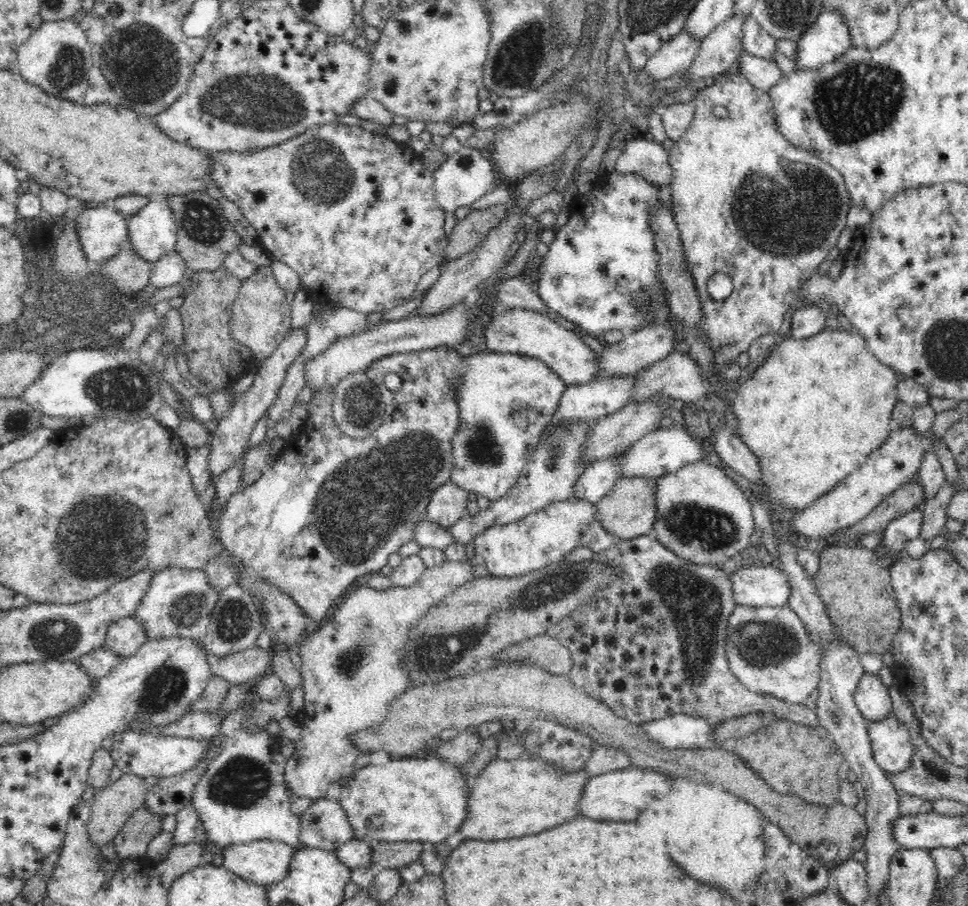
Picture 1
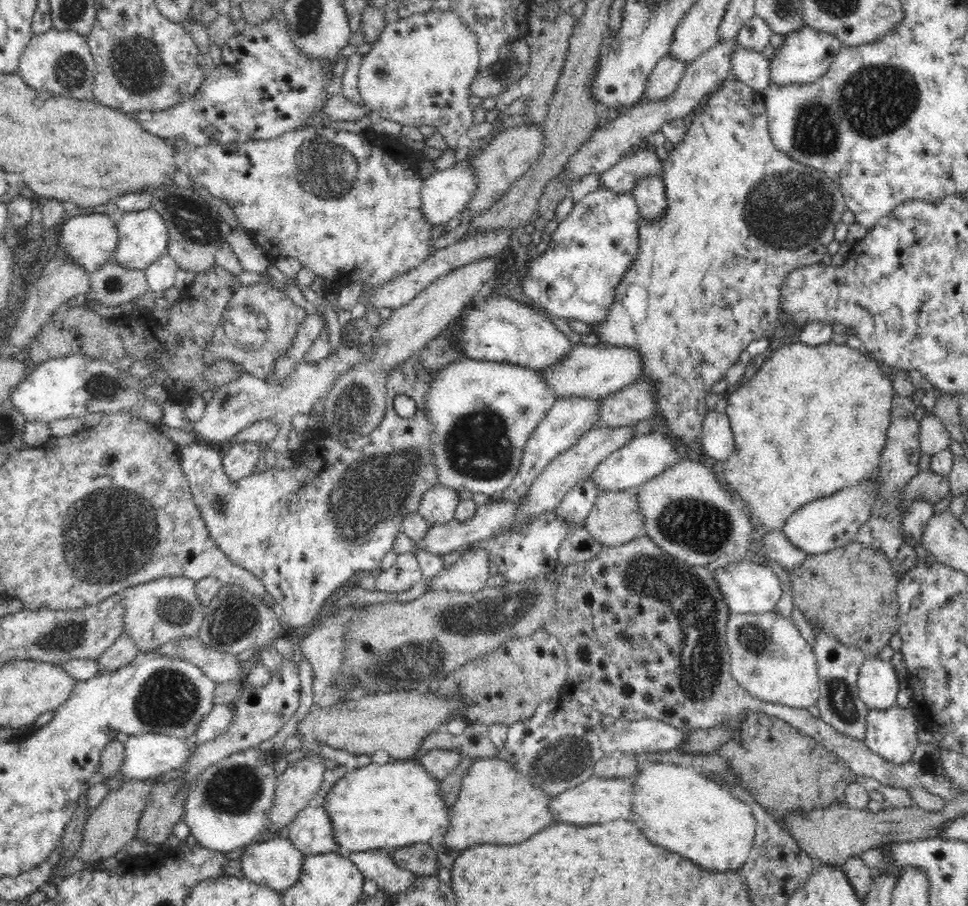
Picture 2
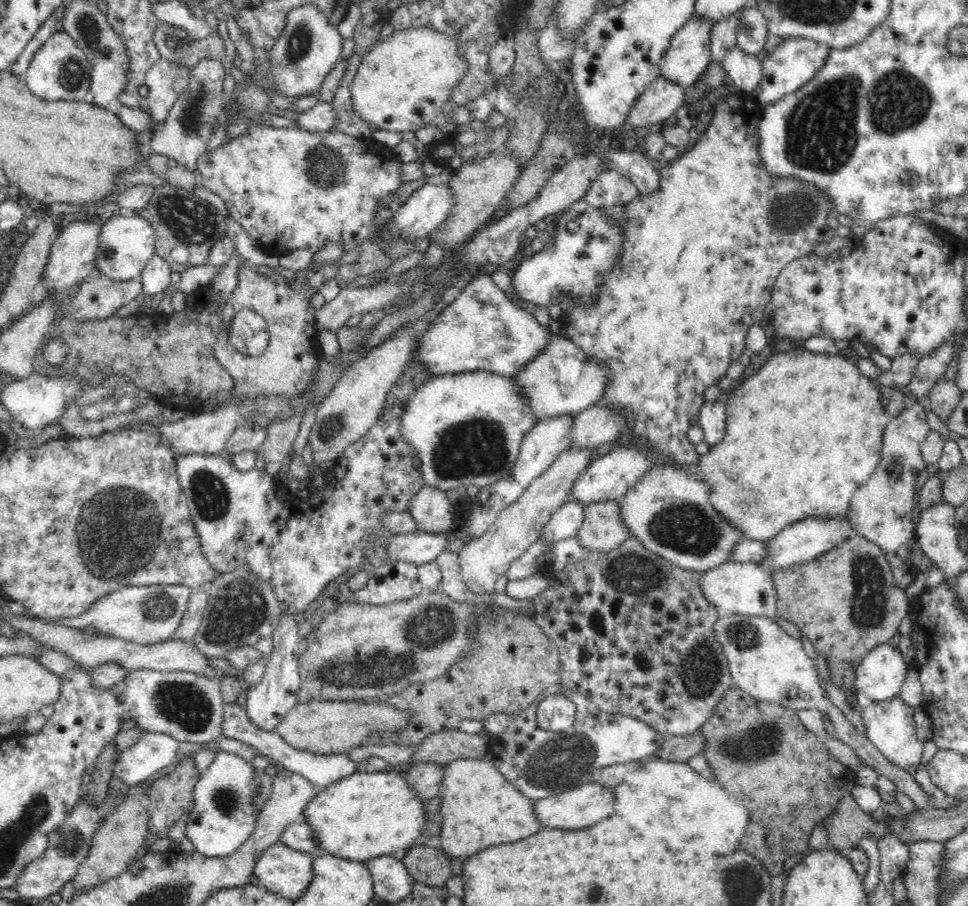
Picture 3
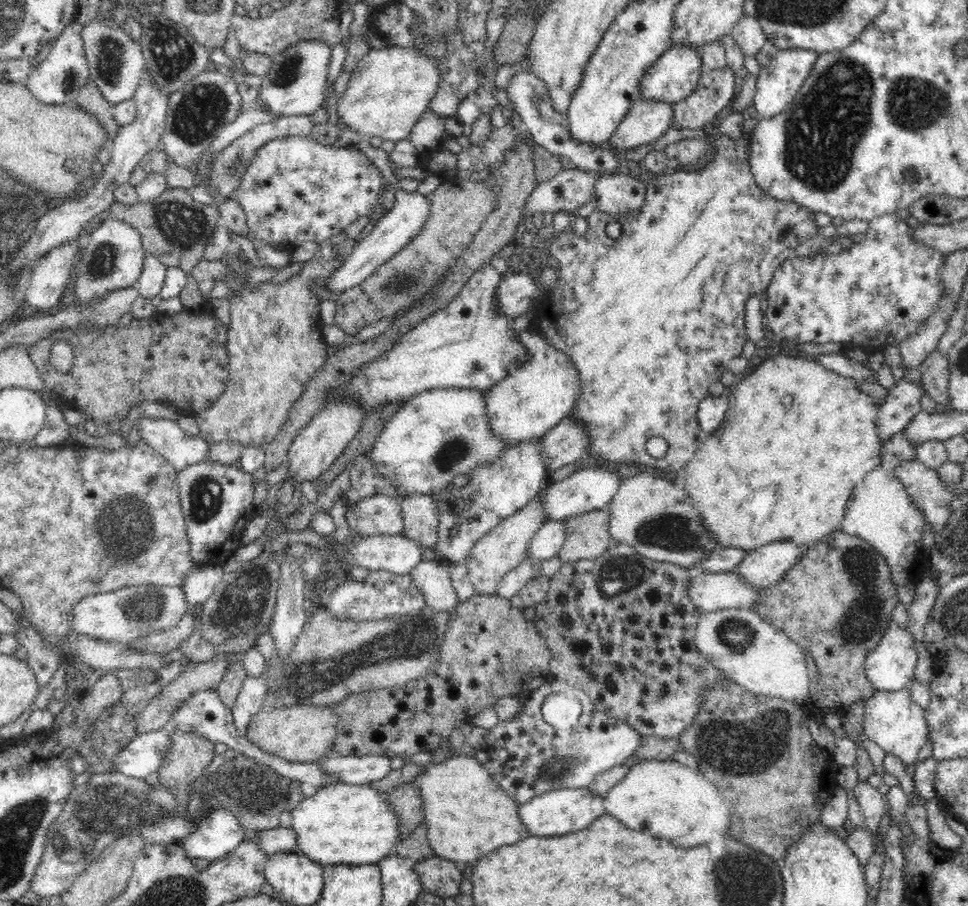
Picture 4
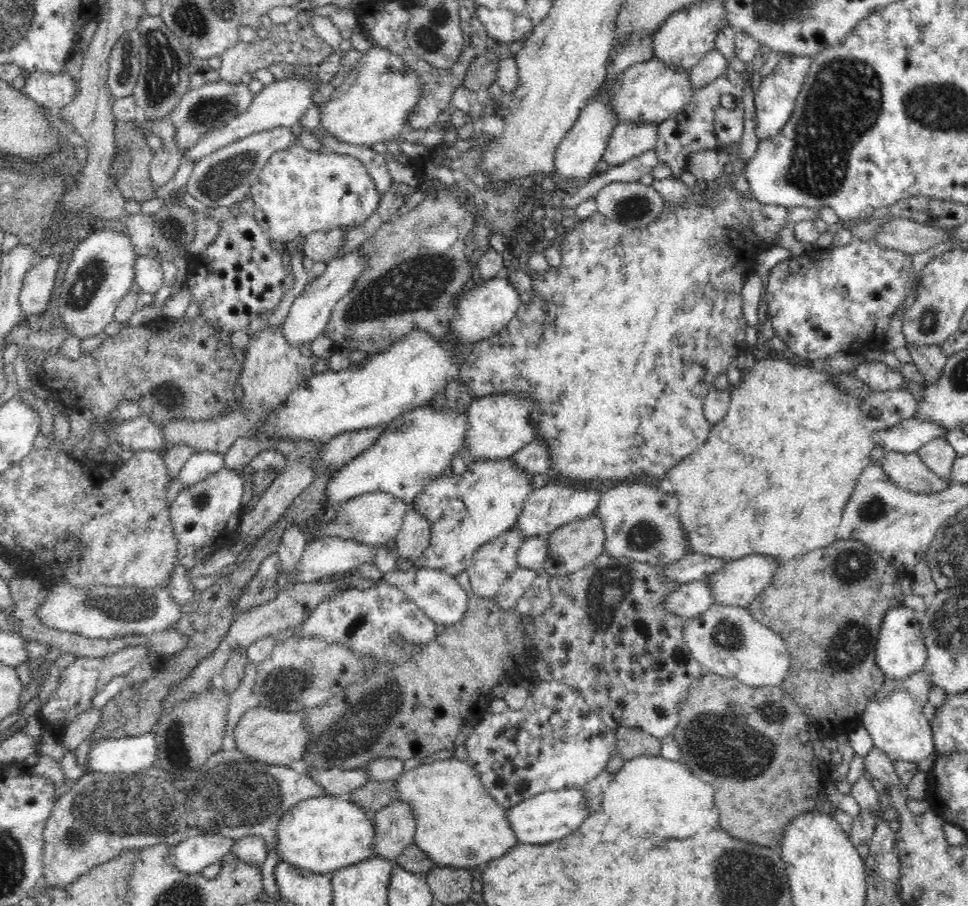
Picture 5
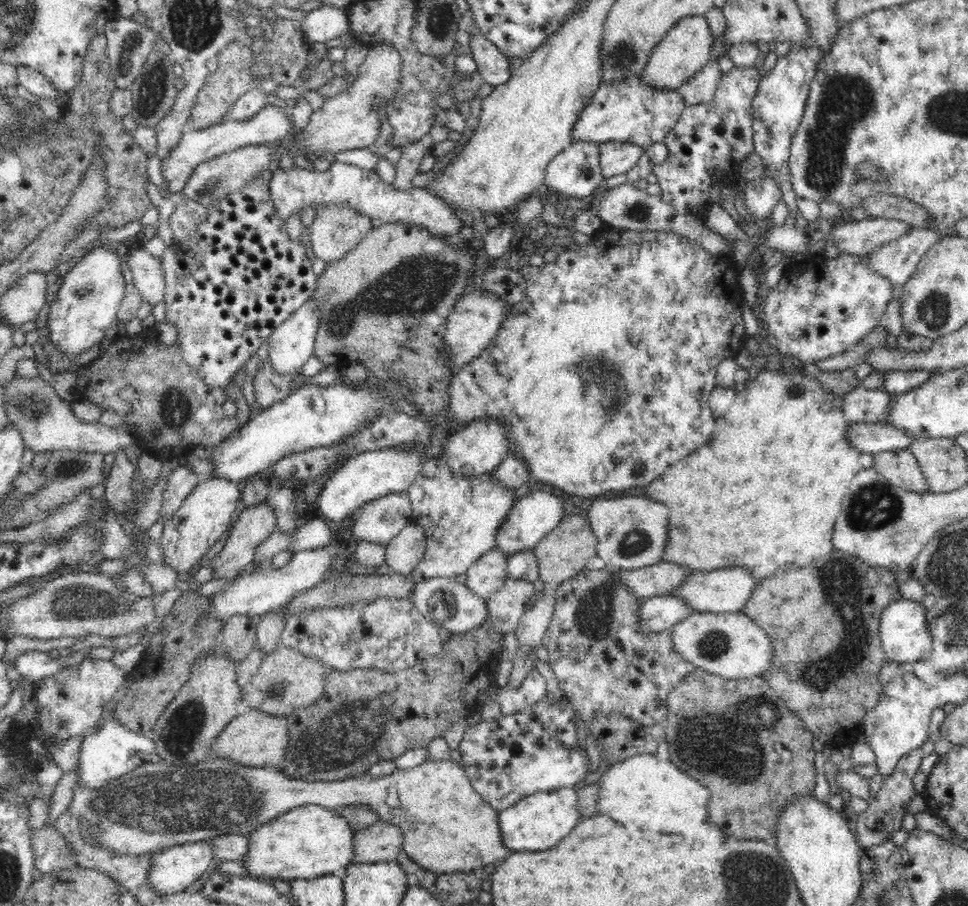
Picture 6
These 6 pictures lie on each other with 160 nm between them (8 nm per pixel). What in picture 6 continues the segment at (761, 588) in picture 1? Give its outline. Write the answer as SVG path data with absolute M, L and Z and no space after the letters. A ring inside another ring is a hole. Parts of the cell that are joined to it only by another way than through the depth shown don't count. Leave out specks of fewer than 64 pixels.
M678 595L651 596L640 606L639 620L644 633L671 630L693 614L692 607Z

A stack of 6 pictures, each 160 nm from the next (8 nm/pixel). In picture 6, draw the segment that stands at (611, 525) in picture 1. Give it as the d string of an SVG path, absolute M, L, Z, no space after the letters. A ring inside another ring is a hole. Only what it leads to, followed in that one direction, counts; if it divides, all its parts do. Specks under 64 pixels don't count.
M579 515L567 516L550 534L541 538L541 542L533 549L538 559L539 579L549 587L572 578L586 568L590 558L597 556L598 542L598 537L586 518Z

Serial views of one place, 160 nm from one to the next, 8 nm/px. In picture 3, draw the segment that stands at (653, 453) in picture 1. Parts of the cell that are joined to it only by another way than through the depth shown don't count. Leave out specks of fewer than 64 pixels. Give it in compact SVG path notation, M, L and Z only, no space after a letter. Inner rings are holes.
M619 447L608 454L598 456L580 474L573 487L570 500L582 502L585 506L606 500L621 501L625 495L638 483L650 468L654 467L654 457L647 449L636 447Z

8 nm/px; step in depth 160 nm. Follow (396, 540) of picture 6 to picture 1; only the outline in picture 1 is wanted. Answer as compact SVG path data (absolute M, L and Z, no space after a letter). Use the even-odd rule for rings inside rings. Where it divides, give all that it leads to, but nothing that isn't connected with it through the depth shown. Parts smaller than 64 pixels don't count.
M452 480L440 486L430 498L427 520L444 527L456 525L467 514L469 493Z

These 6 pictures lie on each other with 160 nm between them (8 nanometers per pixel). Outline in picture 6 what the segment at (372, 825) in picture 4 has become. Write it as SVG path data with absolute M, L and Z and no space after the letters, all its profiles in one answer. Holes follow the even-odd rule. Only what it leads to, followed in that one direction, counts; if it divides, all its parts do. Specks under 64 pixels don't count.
M304 804L250 832L250 850L242 863L252 878L264 881L278 878L290 882L332 875L338 868L347 867L352 862L354 834L350 823L338 811Z

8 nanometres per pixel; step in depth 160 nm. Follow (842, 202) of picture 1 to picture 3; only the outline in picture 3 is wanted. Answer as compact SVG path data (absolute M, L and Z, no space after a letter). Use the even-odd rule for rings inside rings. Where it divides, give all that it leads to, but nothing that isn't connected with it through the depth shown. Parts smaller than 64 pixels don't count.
M744 90L731 95L723 96L712 107L715 109L711 116L711 121L705 126L704 132L698 136L696 144L688 147L679 157L660 166L660 188L658 192L650 196L634 195L633 199L625 206L626 222L624 222L624 242L622 242L622 254L616 260L612 270L608 272L607 278L603 279L600 285L600 294L592 304L574 304L569 314L563 313L559 318L560 324L565 329L562 336L574 342L579 349L586 351L592 359L604 363L610 369L608 374L608 388L602 394L600 403L610 405L620 409L626 415L628 421L628 431L634 436L638 436L637 446L646 449L646 442L654 450L663 450L669 456L669 460L676 466L692 468L699 460L696 446L688 439L688 430L692 426L698 425L700 408L704 404L704 392L708 386L720 382L720 378L726 375L728 366L739 361L745 349L745 337L748 328L752 324L760 324L764 320L764 309L770 304L772 291L778 276L790 262L796 258L814 254L816 248L823 243L830 242L836 232L828 226L828 216L830 213L830 203L826 201L826 193L810 182L802 181L798 177L774 177L770 175L764 165L759 150L758 124L762 106L750 93Z

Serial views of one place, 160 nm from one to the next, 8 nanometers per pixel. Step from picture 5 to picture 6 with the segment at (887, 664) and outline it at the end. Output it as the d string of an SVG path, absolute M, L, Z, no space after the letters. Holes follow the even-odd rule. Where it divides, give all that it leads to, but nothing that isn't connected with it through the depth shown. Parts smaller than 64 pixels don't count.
M906 600L890 603L884 610L879 625L879 637L889 662L918 662L930 658L933 651L933 638L926 624L926 608L922 601Z

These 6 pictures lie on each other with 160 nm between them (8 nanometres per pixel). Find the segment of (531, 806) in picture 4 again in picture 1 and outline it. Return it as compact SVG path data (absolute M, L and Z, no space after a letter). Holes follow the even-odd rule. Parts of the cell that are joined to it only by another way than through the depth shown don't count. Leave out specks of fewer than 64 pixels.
M636 765L627 766L622 770L590 776L582 796L580 796L580 812L582 816L594 820L614 820L614 822L632 822L636 816L646 810L650 800L668 794L668 782L672 778L658 774L652 769L640 769Z

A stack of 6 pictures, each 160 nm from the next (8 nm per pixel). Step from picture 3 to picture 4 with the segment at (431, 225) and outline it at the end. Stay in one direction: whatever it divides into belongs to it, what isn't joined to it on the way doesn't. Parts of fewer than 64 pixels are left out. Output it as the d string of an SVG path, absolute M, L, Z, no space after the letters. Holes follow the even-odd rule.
M398 190L398 196L392 197L392 206L378 220L371 233L356 244L350 256L346 258L346 262L338 270L334 270L328 275L328 287L325 290L330 292L344 292L361 284L368 276L379 266L382 266L386 260L390 260L394 254L398 254L406 244L412 242L412 238L416 238L422 230L422 226L426 224L426 220L430 218L430 196L414 192L406 192Z

